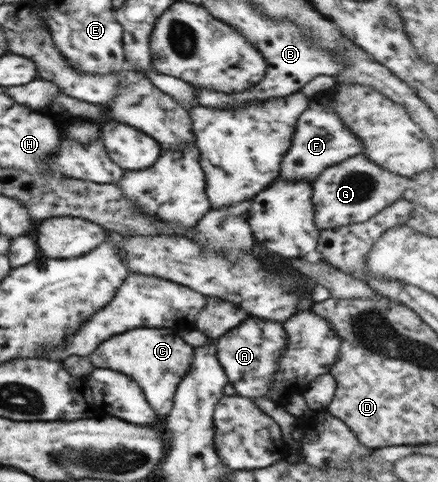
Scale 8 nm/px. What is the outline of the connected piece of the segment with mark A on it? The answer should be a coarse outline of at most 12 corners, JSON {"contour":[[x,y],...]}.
{"contour":[[248,317],[214,341],[238,396],[267,397],[283,323]]}

